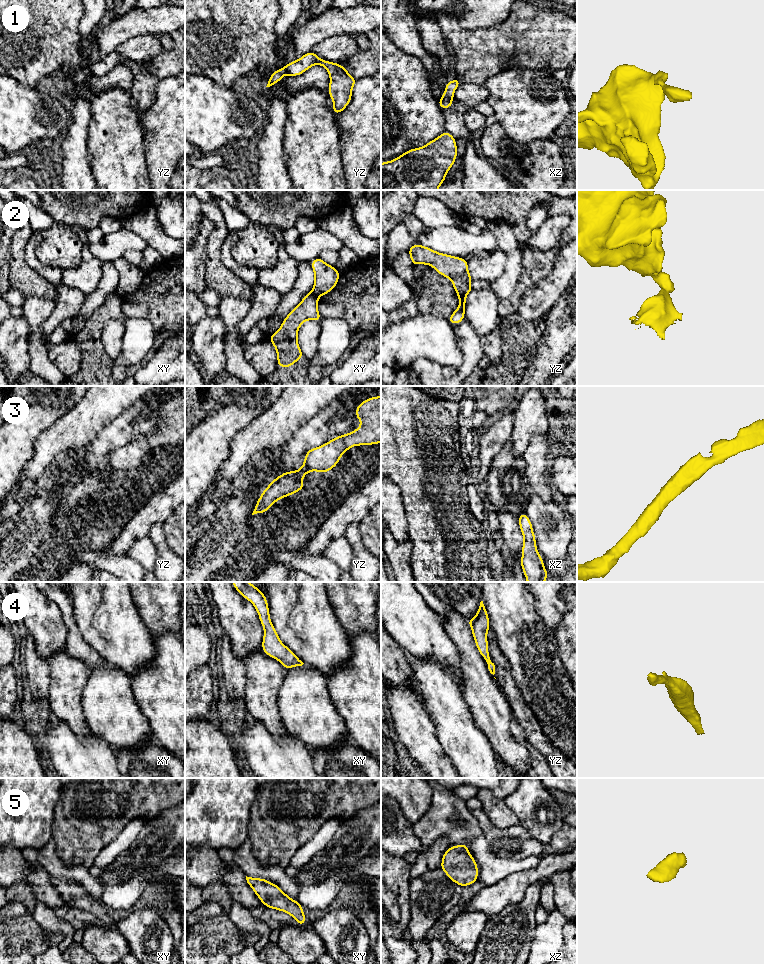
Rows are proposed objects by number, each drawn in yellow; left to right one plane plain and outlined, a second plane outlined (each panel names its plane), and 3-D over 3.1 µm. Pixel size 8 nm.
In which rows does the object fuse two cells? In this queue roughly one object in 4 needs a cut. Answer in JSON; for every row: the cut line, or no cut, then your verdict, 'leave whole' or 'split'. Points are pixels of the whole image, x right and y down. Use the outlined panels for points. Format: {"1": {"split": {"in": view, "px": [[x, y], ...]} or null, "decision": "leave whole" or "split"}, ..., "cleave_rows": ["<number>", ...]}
{"1": {"split": null, "decision": "leave whole"}, "2": {"split": {"in": "yz", "px": [[458, 294], [465, 298]]}, "decision": "split"}, "3": {"split": null, "decision": "leave whole"}, "4": {"split": null, "decision": "leave whole"}, "5": {"split": null, "decision": "leave whole"}, "cleave_rows": ["2"]}

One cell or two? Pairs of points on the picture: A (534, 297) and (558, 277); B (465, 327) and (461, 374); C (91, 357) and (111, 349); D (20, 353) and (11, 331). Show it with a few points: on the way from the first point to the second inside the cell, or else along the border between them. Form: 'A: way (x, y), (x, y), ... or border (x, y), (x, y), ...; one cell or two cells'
A: way (540, 295), (552, 283); one cell
B: way (467, 339), (468, 362); one cell
C: border (102, 328), (102, 347), (114, 361); two cells
D: way (15, 348), (12, 344), (12, 336); one cell

